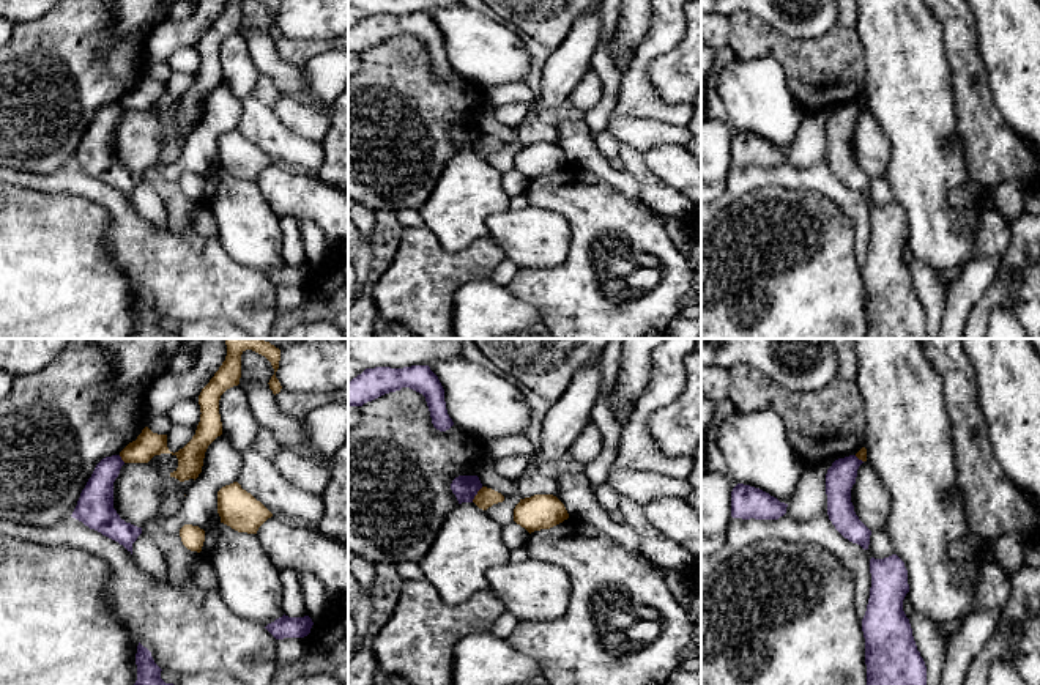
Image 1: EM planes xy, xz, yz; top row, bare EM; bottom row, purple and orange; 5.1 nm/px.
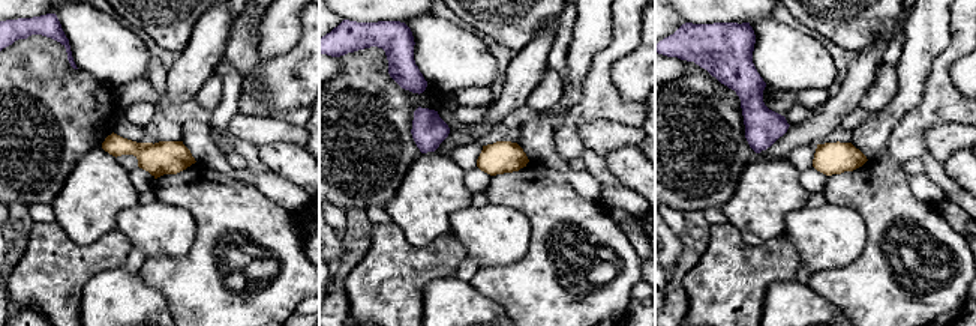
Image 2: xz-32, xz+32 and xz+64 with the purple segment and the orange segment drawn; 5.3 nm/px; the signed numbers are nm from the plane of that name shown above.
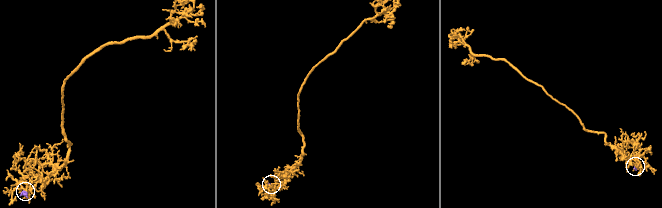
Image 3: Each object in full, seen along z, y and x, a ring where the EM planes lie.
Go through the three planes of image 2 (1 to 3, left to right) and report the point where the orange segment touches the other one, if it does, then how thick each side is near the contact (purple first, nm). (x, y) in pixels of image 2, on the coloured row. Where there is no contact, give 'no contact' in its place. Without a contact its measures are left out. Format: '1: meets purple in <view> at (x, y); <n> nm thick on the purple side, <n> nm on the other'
1: no contact
2: no contact
3: no contact

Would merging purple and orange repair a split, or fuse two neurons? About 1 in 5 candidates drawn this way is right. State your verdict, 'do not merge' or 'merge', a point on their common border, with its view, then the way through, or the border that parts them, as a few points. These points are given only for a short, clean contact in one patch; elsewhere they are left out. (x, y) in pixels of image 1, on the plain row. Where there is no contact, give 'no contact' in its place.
do not merge; meets purple in xz at (476, 140); border along xz (482, 134), (471, 148)

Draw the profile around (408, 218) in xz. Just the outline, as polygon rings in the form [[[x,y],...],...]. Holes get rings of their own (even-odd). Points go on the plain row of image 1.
[[[402,209],[397,213],[397,219],[403,228],[424,225],[418,209]]]

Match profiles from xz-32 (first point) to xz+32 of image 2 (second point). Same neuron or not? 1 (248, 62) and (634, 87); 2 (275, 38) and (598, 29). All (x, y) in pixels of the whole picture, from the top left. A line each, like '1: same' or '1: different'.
1: same
2: different

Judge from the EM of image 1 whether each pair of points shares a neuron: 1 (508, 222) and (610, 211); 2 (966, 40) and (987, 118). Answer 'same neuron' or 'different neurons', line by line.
1: different neurons
2: same neuron

